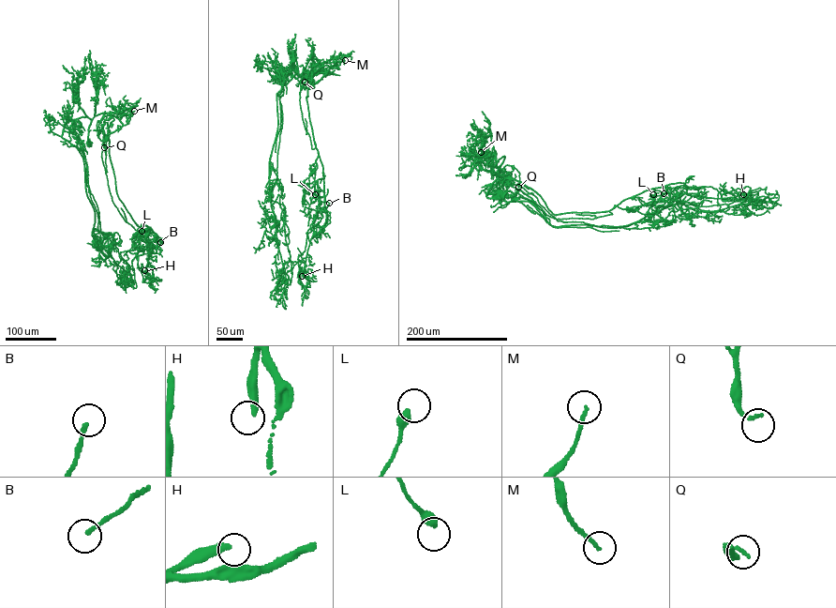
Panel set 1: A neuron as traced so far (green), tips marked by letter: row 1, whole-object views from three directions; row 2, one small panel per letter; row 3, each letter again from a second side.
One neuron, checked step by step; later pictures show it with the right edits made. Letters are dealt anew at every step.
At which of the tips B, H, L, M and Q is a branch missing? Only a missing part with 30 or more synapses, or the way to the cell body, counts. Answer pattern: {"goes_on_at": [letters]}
{"goes_on_at": ["H", "M"]}

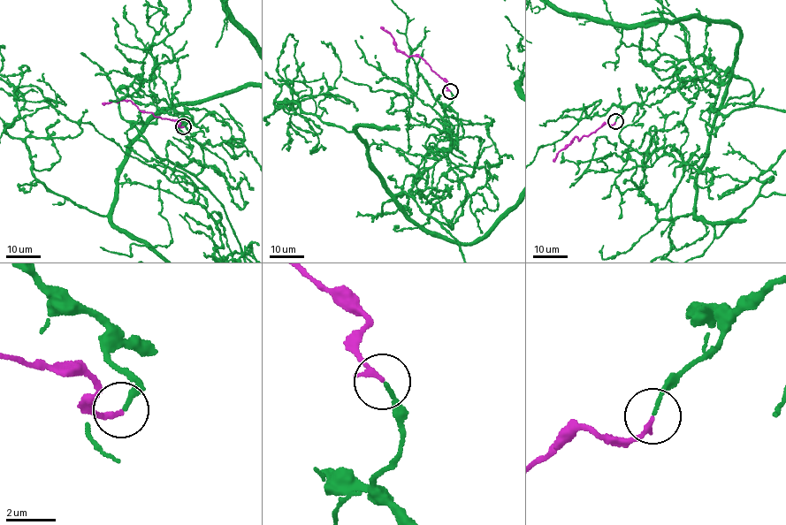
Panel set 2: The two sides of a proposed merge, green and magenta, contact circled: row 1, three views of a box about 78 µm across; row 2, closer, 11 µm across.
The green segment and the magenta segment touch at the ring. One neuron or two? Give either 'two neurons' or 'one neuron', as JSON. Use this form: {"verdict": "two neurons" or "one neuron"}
{"verdict": "one neuron"}

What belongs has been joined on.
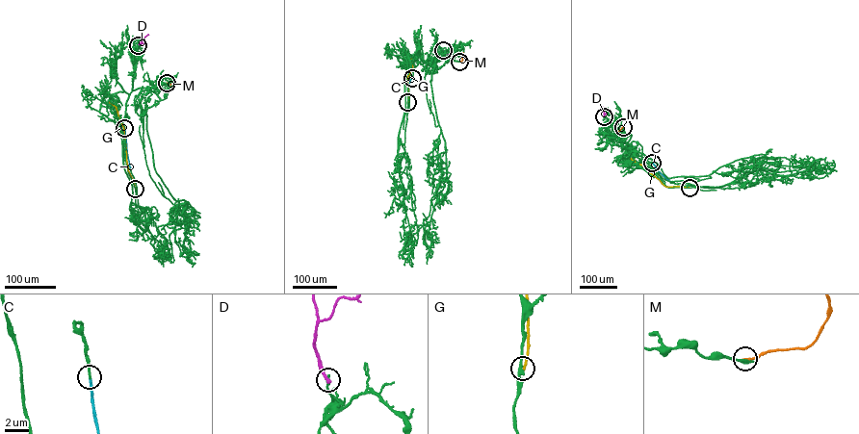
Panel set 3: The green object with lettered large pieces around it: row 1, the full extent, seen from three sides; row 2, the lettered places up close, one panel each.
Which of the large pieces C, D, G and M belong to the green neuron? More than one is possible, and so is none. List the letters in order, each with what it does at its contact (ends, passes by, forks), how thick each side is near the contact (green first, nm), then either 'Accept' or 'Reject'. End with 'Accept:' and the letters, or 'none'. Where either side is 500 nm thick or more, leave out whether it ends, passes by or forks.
C: It ends there. Thickness 220 nm (green) against 280 nm. Accept
D: It ends there. Thickness 220 nm (green) against 300 nm. Reject
G: It ends there. Thickness 320 nm (green) against 200 nm. Reject
M: It ends there. Thickness 360 nm (green) against 190 nm. Reject
Accept: C

